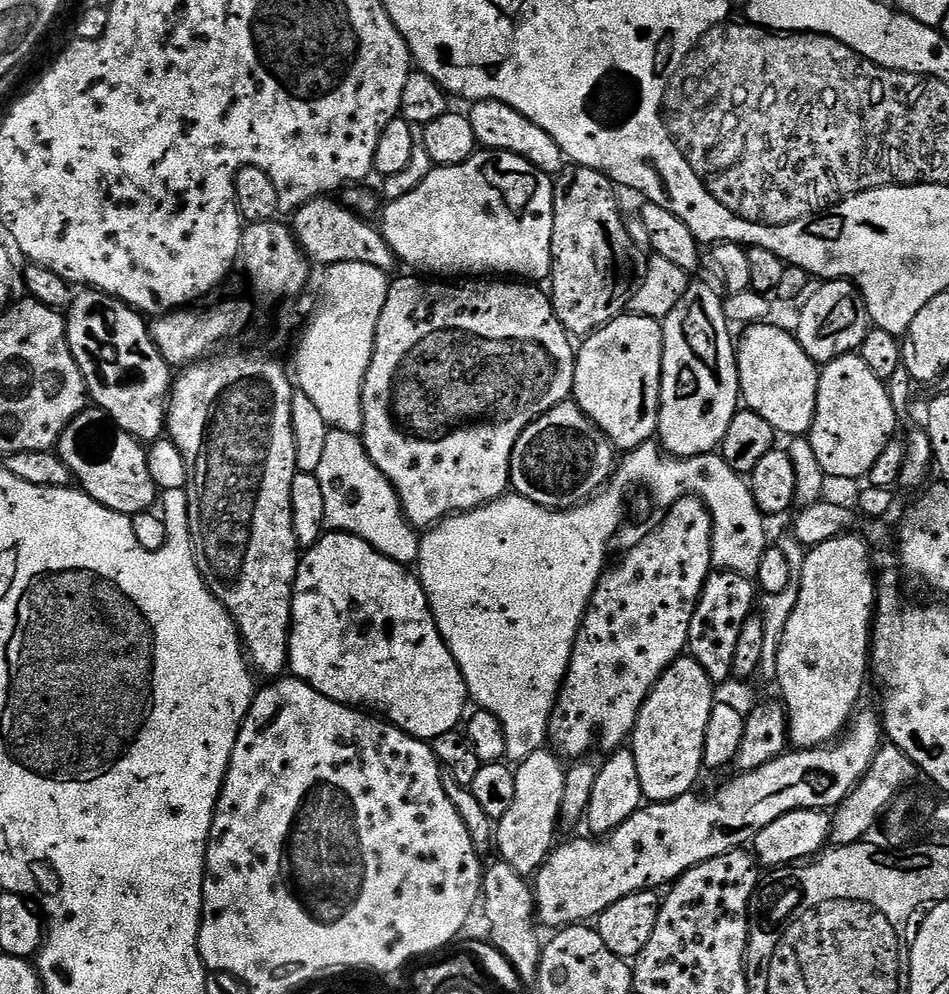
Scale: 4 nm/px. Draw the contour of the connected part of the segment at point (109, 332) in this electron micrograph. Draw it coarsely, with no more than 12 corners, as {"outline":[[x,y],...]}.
{"outline":[[80,290],[64,337],[91,403],[161,439],[170,365],[145,317]]}

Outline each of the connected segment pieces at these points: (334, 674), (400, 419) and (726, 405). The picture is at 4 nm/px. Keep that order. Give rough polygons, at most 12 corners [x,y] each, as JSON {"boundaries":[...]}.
{"boundaries":[[[329,531],[292,583],[288,668],[415,740],[468,687],[419,579]],[[524,282],[388,285],[362,439],[427,530],[576,352]],[[721,297],[662,320],[658,443],[716,452],[741,407]]]}

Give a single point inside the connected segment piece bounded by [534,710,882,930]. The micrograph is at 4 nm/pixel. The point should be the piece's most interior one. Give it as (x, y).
(655, 846)

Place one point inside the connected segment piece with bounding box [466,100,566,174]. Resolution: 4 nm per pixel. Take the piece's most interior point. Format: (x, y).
(497, 127)

